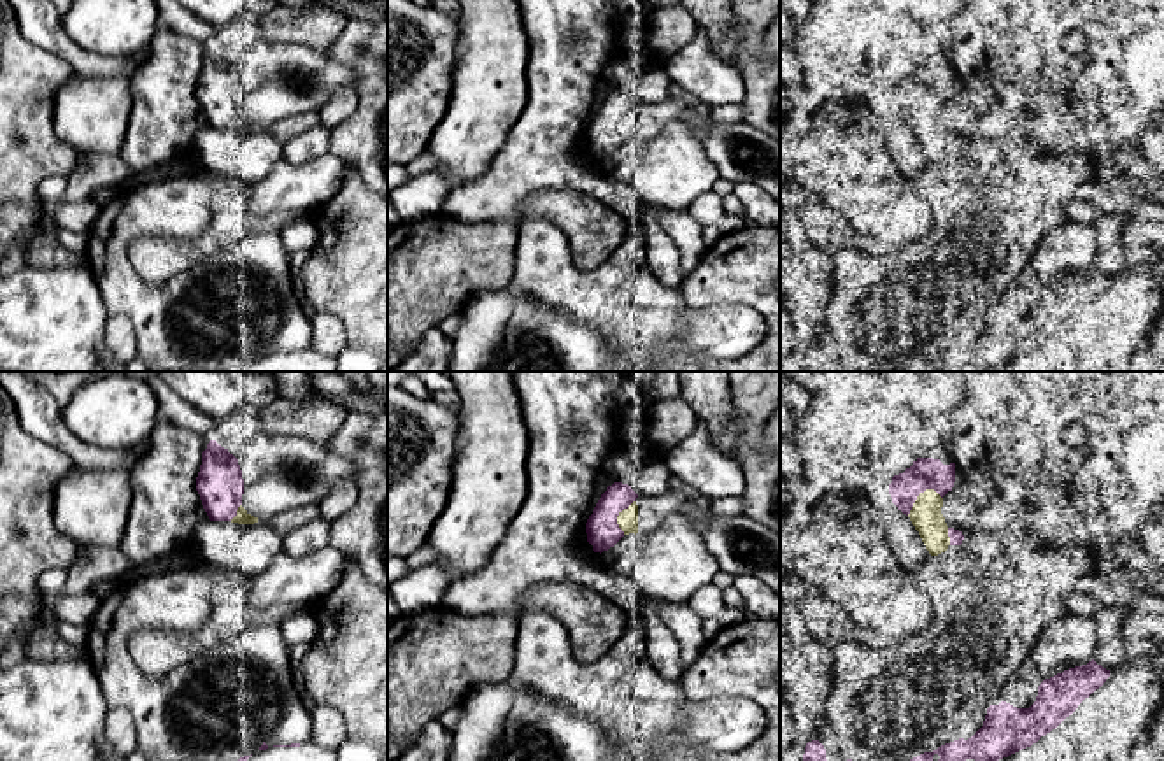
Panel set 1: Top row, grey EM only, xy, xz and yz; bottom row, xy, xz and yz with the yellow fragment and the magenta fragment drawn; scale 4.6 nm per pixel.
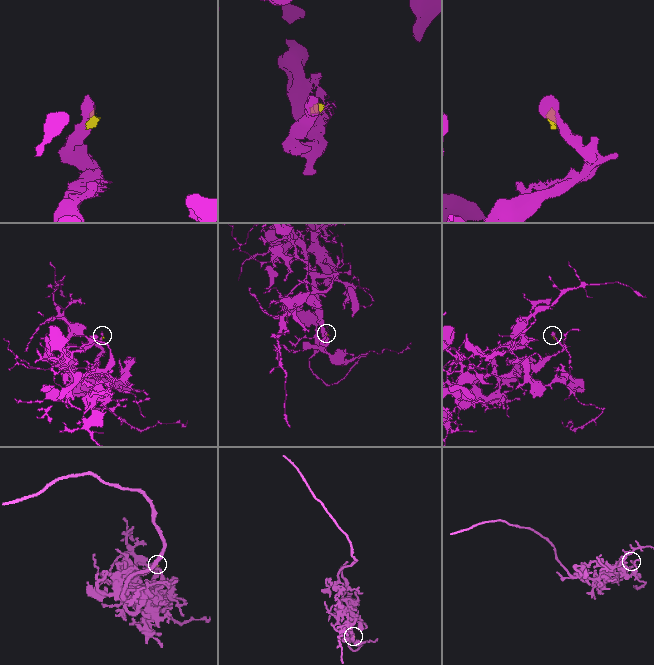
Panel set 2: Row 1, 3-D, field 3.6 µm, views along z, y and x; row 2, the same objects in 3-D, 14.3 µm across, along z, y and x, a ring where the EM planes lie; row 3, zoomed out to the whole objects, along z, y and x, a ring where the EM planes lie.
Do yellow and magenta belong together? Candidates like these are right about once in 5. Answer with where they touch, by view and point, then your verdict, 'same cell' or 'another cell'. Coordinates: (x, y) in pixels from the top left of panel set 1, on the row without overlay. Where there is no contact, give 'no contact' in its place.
meets yellow in yz at (921, 100); another cell

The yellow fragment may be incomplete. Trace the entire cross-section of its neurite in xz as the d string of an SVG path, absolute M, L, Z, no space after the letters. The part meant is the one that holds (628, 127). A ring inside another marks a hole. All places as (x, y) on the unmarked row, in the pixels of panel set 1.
M668 95L666 100L656 103L638 103L628 116L619 119L617 132L624 142L647 142L661 133L661 130L687 116L692 100L680 100Z

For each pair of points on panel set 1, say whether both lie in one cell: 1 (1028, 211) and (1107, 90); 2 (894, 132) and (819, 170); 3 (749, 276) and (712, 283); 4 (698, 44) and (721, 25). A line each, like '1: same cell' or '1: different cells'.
1: different cells
2: different cells
3: same cell
4: different cells

